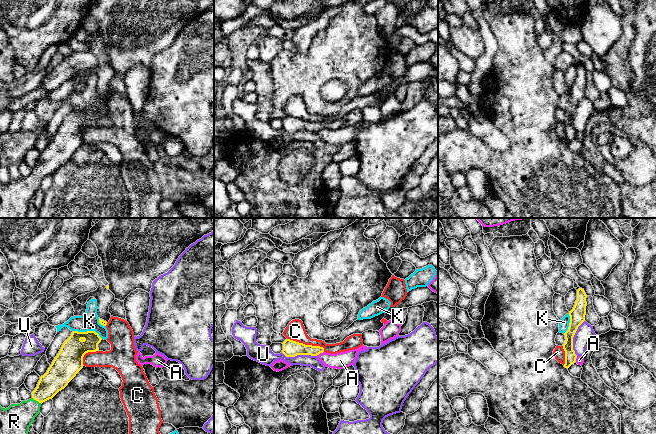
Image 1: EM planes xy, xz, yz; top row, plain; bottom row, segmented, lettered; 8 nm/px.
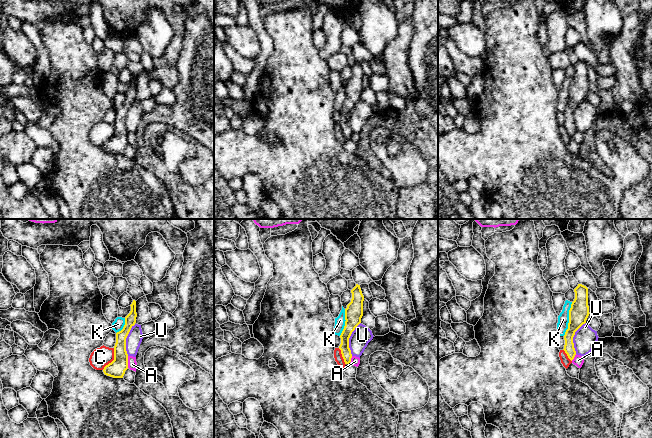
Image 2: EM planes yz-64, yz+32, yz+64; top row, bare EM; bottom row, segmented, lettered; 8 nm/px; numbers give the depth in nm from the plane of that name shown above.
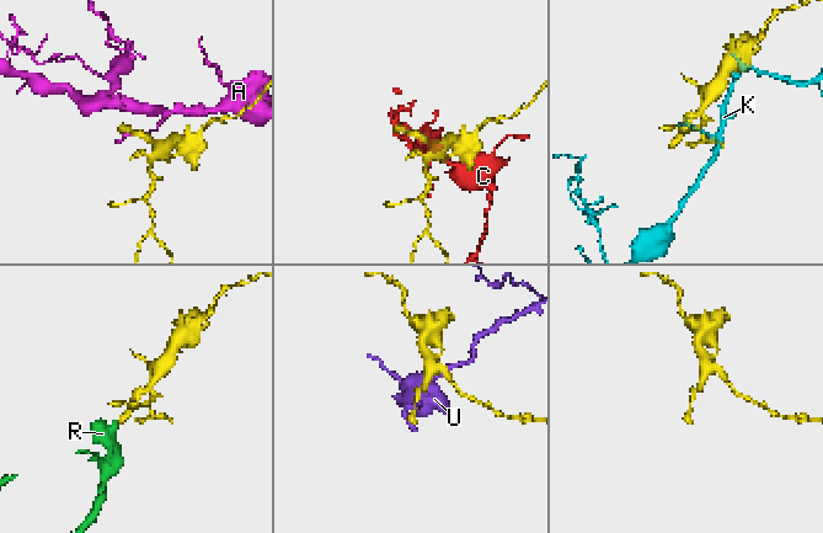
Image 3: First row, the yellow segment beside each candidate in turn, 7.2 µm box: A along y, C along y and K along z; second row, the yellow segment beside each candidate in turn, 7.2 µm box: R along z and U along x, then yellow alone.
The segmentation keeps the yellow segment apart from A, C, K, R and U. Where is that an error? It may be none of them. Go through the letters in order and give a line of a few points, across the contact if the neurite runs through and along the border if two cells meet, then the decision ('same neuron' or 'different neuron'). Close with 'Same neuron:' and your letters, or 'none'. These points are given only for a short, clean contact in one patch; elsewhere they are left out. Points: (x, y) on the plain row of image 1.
A: line xz (323, 127), (316, 132); different neuron
C: different neuron
K: line xy (73, 106), (95, 107), (102, 114); different neuron
R: line xy (57, 153), (37, 176), (15, 196); same neuron
U: different neuron
Same neuron: R

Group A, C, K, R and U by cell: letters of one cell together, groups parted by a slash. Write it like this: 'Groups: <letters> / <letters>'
Groups: A / C / K / R / U

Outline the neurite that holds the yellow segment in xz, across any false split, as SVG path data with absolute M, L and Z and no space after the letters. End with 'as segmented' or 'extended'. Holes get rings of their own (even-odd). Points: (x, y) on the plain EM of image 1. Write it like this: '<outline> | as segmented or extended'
M286 115L283 119L282 129L286 133L295 133L297 131L317 132L324 128L324 124L320 122L305 121L290 115Z | as segmented

